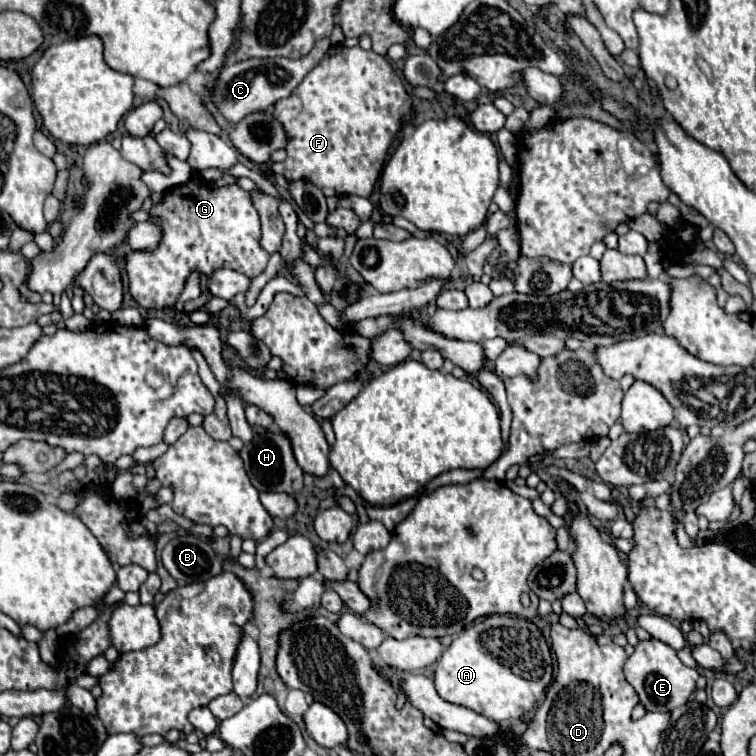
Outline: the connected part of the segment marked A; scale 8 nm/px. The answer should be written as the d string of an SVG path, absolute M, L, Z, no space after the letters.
M491 615L471 623L441 655L435 667L437 693L495 723L529 713L553 681L551 651L539 627L515 615Z

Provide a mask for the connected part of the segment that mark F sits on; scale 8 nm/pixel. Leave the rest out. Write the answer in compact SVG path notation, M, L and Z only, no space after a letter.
M333 45L323 61L307 73L307 77L293 89L291 97L277 101L273 117L281 121L287 133L287 159L273 163L273 173L285 179L305 179L323 189L325 195L359 195L369 197L381 175L387 151L393 137L401 129L403 119L411 111L411 97L405 93L399 75L393 71L387 57L375 51L363 51L361 47Z

